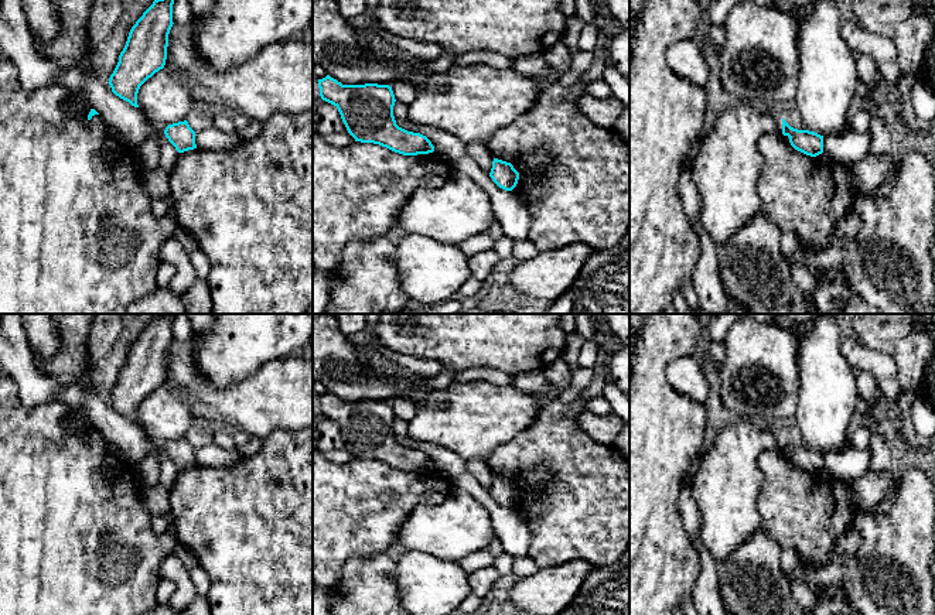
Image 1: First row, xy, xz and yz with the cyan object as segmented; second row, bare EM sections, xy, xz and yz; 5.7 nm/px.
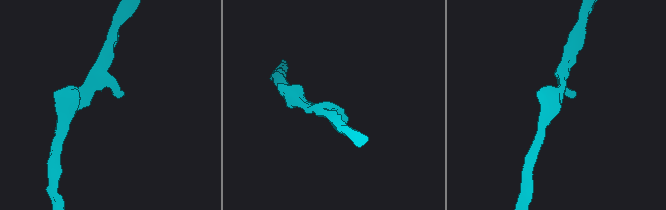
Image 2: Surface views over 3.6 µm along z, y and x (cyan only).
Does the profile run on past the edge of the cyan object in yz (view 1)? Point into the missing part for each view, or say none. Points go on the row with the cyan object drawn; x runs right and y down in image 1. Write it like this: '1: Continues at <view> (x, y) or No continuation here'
1: No continuation here

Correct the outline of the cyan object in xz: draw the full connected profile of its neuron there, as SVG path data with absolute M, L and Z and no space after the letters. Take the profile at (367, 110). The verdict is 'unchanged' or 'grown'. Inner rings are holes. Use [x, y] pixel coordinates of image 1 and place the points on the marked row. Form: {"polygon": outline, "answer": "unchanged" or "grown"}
{"polygon": "M327 75L318 79L320 96L334 105L348 130L361 143L373 143L403 156L434 151L431 141L396 124L395 95L389 85L342 85Z", "answer": "unchanged"}

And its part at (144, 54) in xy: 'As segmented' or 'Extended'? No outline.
As segmented

